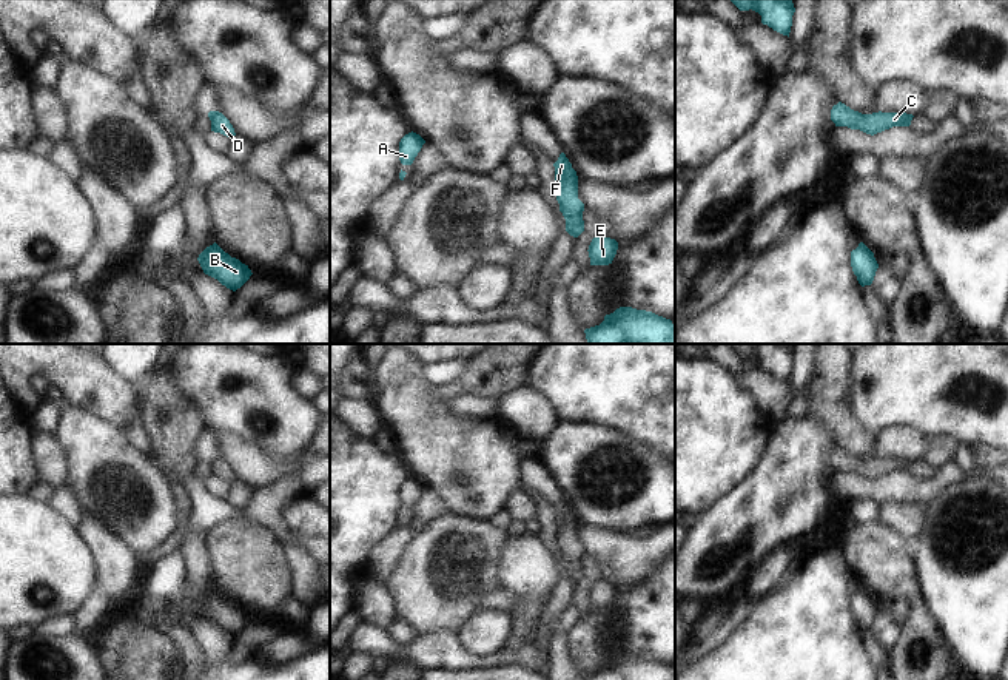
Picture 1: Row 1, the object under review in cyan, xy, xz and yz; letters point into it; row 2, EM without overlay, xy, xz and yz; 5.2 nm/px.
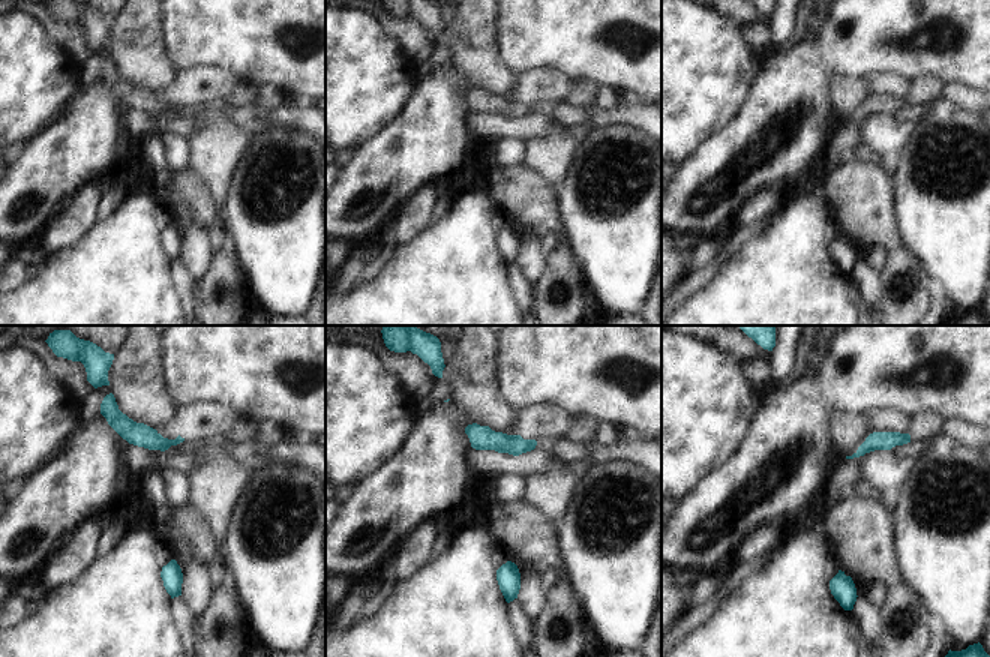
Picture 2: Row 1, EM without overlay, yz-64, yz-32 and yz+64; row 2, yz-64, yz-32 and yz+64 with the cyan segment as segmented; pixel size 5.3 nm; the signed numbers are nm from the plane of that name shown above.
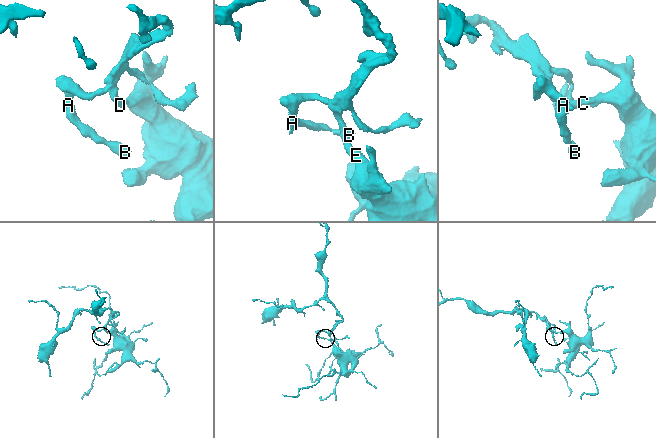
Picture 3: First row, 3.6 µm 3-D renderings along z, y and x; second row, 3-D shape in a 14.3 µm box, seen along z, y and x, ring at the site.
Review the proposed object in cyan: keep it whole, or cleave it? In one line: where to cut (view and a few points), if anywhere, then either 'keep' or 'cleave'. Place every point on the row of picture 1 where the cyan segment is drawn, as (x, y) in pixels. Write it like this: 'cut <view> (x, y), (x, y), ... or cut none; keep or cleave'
cut none; keep

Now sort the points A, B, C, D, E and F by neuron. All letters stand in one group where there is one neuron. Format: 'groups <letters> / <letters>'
groups A B C D E F

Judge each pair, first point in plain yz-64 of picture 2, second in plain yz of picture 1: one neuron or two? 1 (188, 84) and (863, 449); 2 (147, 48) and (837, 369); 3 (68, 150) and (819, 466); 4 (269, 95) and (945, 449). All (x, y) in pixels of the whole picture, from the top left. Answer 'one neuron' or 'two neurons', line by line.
1: two neurons
2: one neuron
3: one neuron
4: two neurons

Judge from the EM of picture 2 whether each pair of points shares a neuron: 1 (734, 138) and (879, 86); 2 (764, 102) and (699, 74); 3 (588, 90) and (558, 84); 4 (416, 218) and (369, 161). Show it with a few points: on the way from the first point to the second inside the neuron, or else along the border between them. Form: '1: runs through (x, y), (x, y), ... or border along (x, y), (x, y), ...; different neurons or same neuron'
1: border along (903, 75), (873, 74), (869, 78); different neurons
2: border along (762, 62), (762, 68), (746, 102), (728, 123); different neurons
3: border along (573, 81), (572, 92), (566, 101); different neurons
4: border along (431, 183), (420, 188), (390, 221); different neurons

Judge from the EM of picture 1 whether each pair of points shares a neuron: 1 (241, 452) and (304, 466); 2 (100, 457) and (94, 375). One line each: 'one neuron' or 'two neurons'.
1: one neuron
2: two neurons

